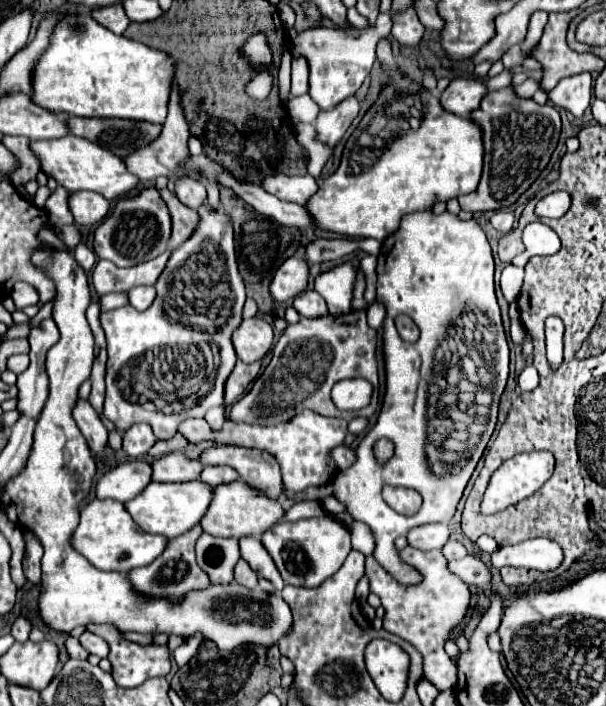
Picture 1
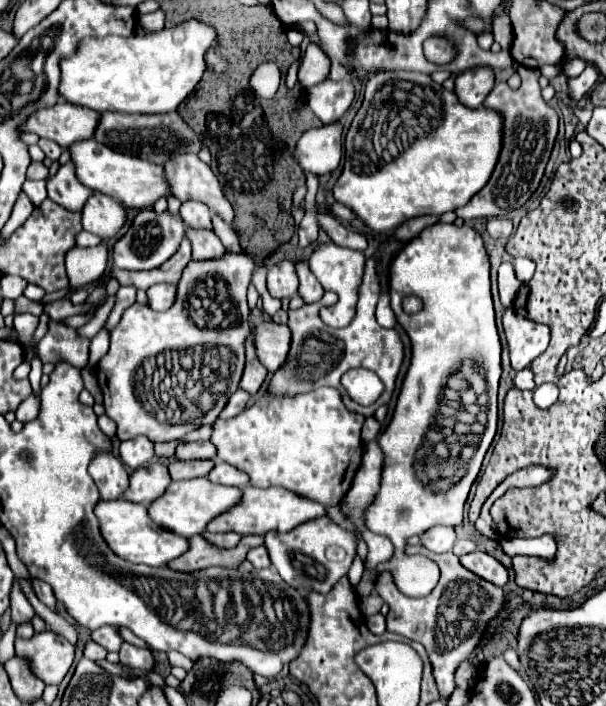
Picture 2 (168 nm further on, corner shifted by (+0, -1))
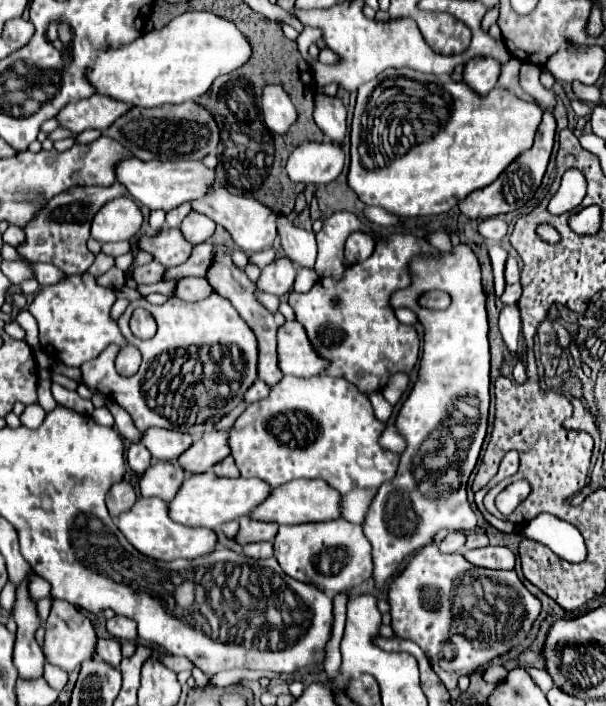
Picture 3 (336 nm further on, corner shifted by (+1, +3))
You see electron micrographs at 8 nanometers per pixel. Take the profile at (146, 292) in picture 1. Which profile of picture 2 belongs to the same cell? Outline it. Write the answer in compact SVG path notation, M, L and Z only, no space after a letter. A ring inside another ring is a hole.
M155 284L147 290L147 294L149 294L149 304L153 310L167 310L175 302L177 286L175 284Z

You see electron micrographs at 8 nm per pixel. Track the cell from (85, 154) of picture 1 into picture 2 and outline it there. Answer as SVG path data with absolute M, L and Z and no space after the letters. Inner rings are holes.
M95 138L83 140L75 146L71 146L71 160L75 162L77 176L85 186L119 200L127 208L137 208L137 210L151 208L159 198L171 196L169 182L165 178L165 170L162 165L151 164L151 162L139 160L135 156L123 156L121 152L107 148L105 144L97 142Z

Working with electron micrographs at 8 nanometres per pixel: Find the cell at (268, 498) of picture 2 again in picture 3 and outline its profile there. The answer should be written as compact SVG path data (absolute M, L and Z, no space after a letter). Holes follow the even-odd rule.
M292 480L278 488L272 488L270 496L254 508L250 518L258 522L276 524L304 524L304 522L326 522L340 516L340 494L330 488L324 480Z

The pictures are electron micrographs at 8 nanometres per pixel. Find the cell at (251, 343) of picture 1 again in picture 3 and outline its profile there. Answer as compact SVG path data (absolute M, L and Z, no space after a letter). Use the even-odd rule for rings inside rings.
M284 322L278 328L278 368L282 374L310 378L320 374L326 368L326 362L314 352L312 344L308 342L306 330L302 324Z

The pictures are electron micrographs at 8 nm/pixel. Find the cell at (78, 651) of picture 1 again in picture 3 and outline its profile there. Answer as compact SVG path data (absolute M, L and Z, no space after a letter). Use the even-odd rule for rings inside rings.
M116 638L98 640L98 644L96 644L96 654L98 654L104 662L108 662L108 664L112 664L112 666L118 668L118 664L120 664L120 660L122 660L120 642L118 642Z

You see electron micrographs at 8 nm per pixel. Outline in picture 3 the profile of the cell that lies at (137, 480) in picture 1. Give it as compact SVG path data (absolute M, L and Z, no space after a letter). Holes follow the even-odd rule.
M154 462L140 476L140 494L170 502L176 496L182 480L184 470L178 466L178 462Z

